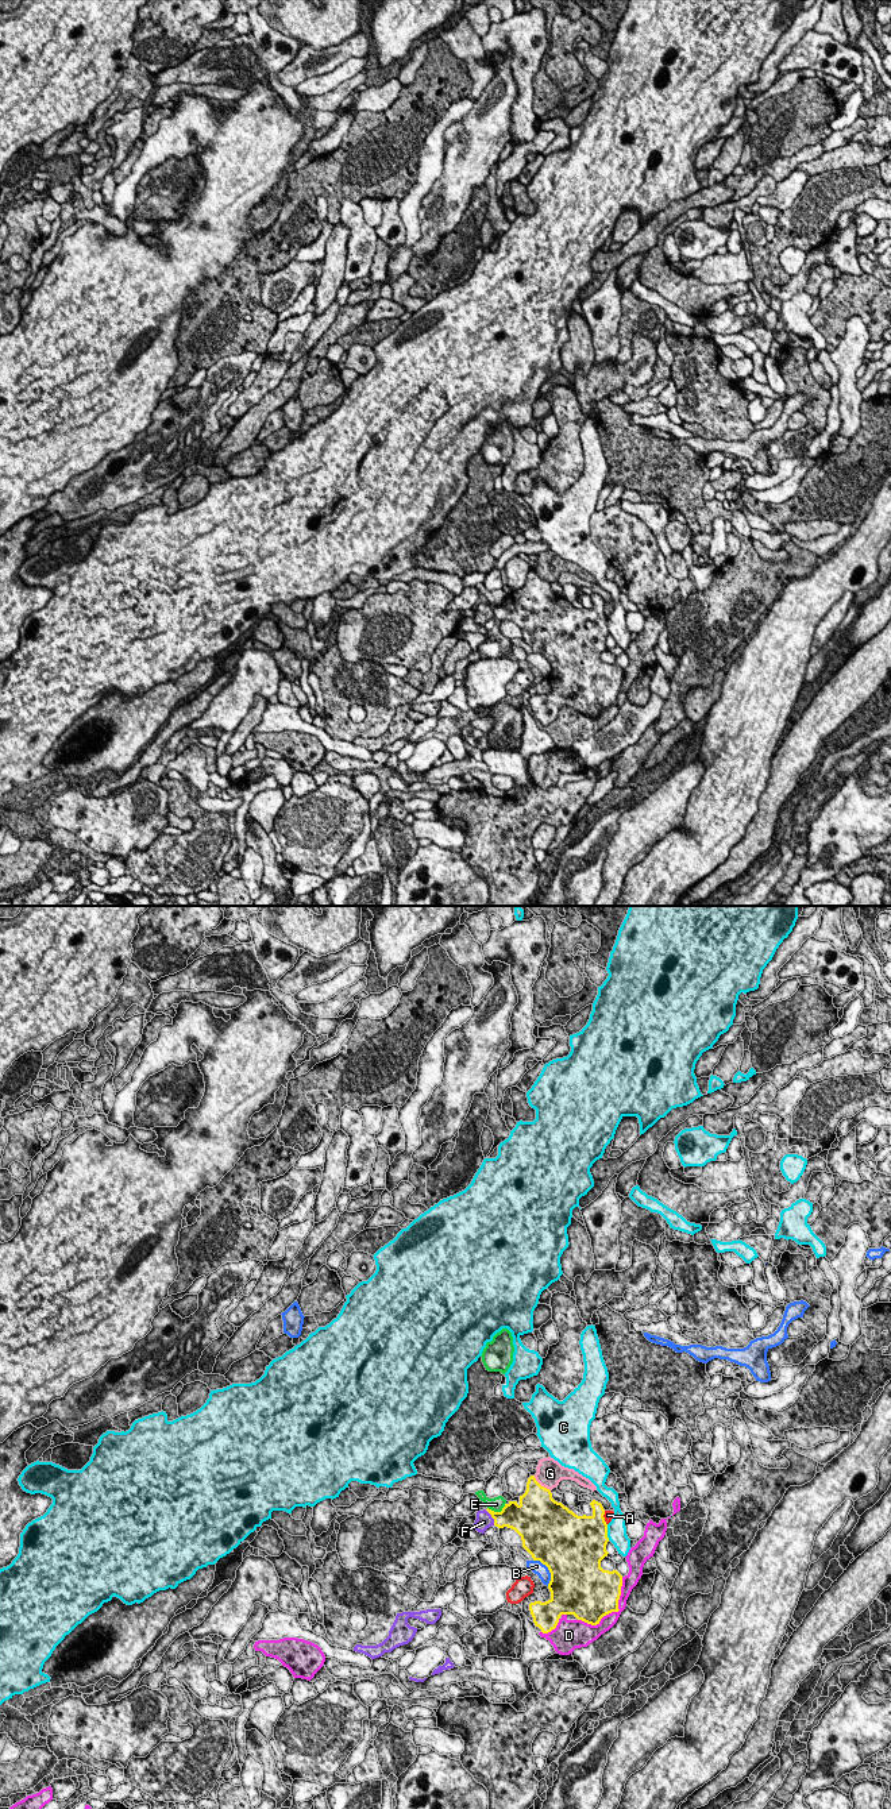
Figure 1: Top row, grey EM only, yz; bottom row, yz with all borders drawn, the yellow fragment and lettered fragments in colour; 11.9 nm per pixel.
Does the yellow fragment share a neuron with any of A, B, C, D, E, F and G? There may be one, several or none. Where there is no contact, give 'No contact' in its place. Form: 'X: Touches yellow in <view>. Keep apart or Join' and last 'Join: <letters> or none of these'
A: Touches yellow in yz. Keep apart
B: Touches yellow in yz. Keep apart
C: Touches yellow in yz. Keep apart
D: Touches yellow in yz. Keep apart
E: Touches yellow in yz. Keep apart
F: Touches yellow in yz. Keep apart
G: Touches yellow in yz. Keep apart
Join: none of these

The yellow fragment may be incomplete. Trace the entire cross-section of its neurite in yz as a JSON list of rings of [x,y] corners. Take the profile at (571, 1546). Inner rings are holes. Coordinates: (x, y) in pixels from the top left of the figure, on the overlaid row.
[[[531,1476],[526,1490],[520,1496],[518,1503],[509,1501],[501,1512],[486,1509],[494,1519],[495,1527],[514,1530],[533,1561],[540,1561],[551,1573],[548,1584],[551,1598],[545,1602],[529,1604],[533,1623],[543,1634],[555,1629],[562,1615],[574,1615],[578,1620],[597,1625],[603,1616],[620,1611],[622,1575],[617,1570],[609,1571],[601,1567],[601,1561],[609,1554],[606,1551],[609,1538],[603,1517],[605,1509],[595,1500],[590,1505],[591,1516],[578,1516],[562,1503],[555,1501],[551,1490],[541,1486],[535,1476]]]

